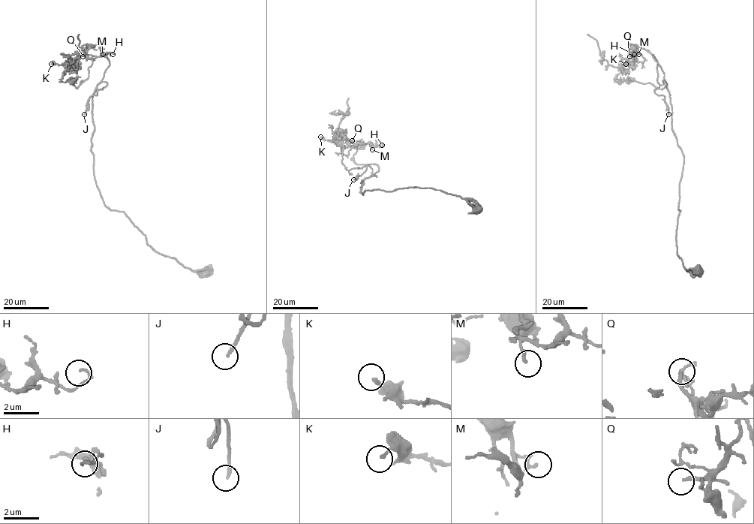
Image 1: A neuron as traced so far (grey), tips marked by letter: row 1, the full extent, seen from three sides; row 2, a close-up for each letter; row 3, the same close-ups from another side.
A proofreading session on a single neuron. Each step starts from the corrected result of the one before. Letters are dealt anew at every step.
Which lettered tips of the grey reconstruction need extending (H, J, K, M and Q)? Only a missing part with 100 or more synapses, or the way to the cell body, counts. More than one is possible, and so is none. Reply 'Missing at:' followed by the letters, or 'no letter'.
Missing at: J, Q

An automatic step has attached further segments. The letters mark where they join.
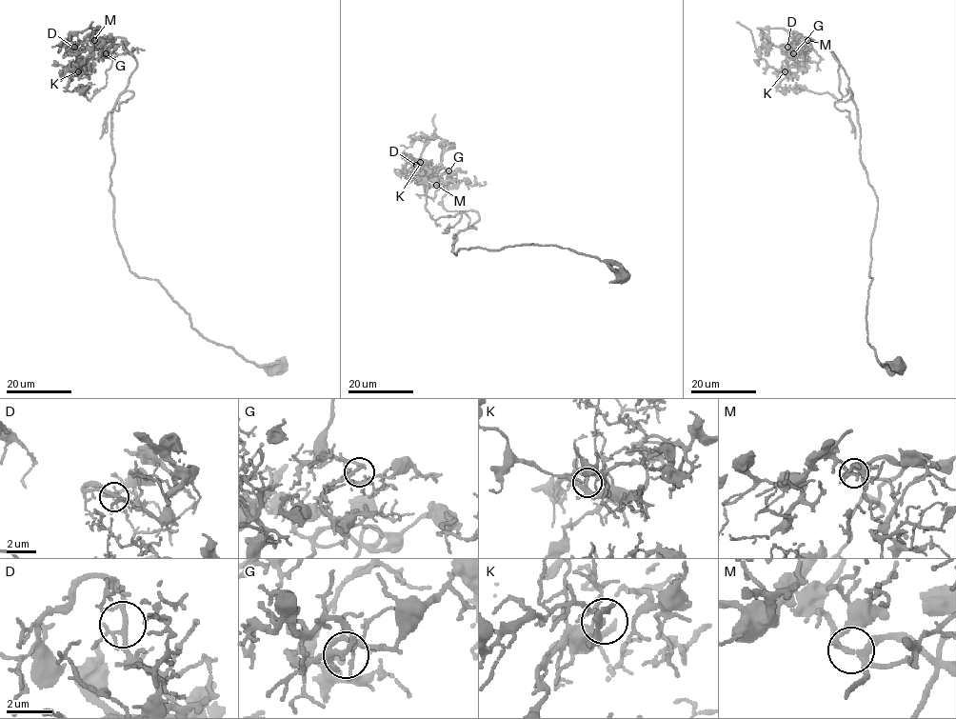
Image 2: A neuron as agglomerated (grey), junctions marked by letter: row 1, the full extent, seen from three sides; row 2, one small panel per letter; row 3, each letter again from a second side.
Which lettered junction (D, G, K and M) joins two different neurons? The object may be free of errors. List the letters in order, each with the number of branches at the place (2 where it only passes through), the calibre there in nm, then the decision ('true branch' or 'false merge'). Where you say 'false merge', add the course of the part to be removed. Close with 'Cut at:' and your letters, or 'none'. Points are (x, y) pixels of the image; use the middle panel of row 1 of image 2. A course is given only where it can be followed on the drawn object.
D: branches 5; calibre 190 nm; true branch
G: branches 4; calibre 190 nm; true branch
K: branches 5; calibre 180 nm; true branch
M: branches 5; calibre 240 nm; true branch
Cut at: none

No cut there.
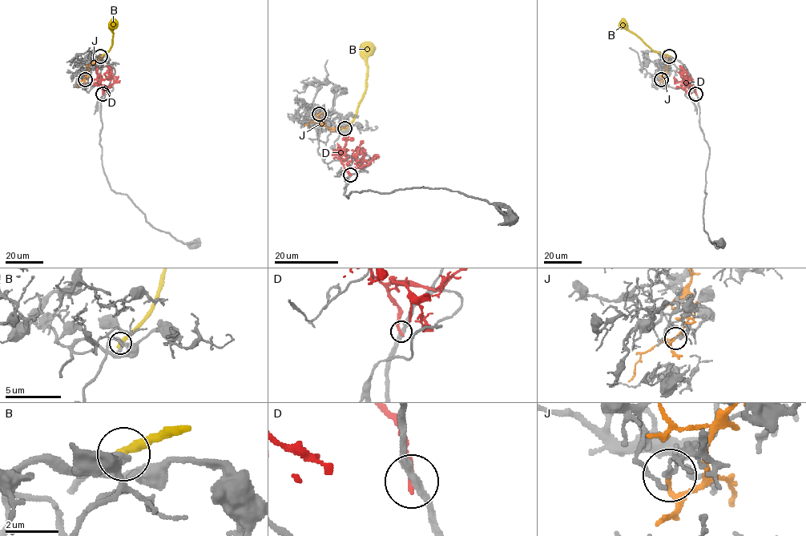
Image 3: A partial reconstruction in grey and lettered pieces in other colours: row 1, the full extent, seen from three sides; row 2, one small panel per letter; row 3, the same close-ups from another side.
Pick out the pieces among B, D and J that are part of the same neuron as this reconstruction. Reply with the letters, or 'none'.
none

